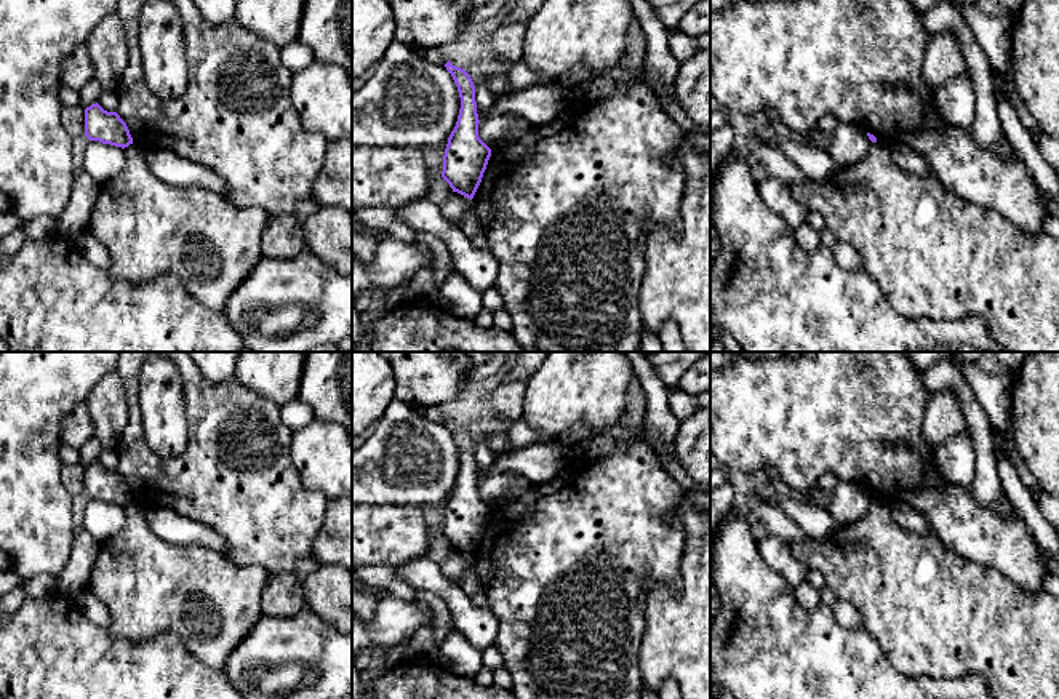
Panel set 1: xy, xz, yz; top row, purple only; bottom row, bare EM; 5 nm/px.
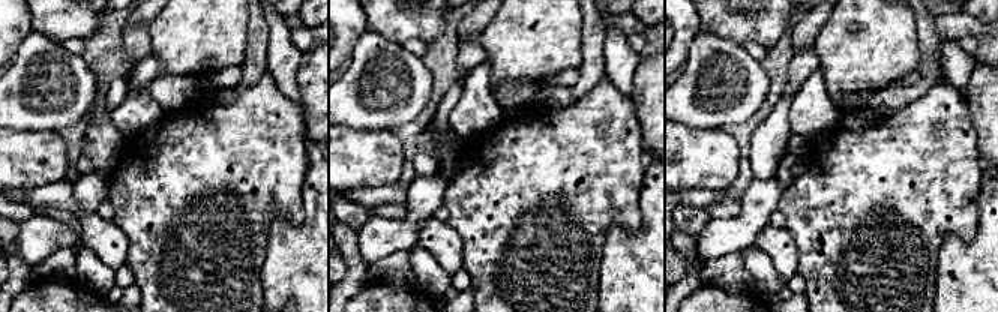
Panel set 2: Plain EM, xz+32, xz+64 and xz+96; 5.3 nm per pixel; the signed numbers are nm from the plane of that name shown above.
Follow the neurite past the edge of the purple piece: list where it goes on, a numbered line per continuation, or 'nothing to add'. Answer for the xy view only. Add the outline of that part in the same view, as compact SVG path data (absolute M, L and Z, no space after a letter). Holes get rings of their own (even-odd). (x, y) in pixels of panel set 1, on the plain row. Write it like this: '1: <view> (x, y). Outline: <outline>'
nothing to add

